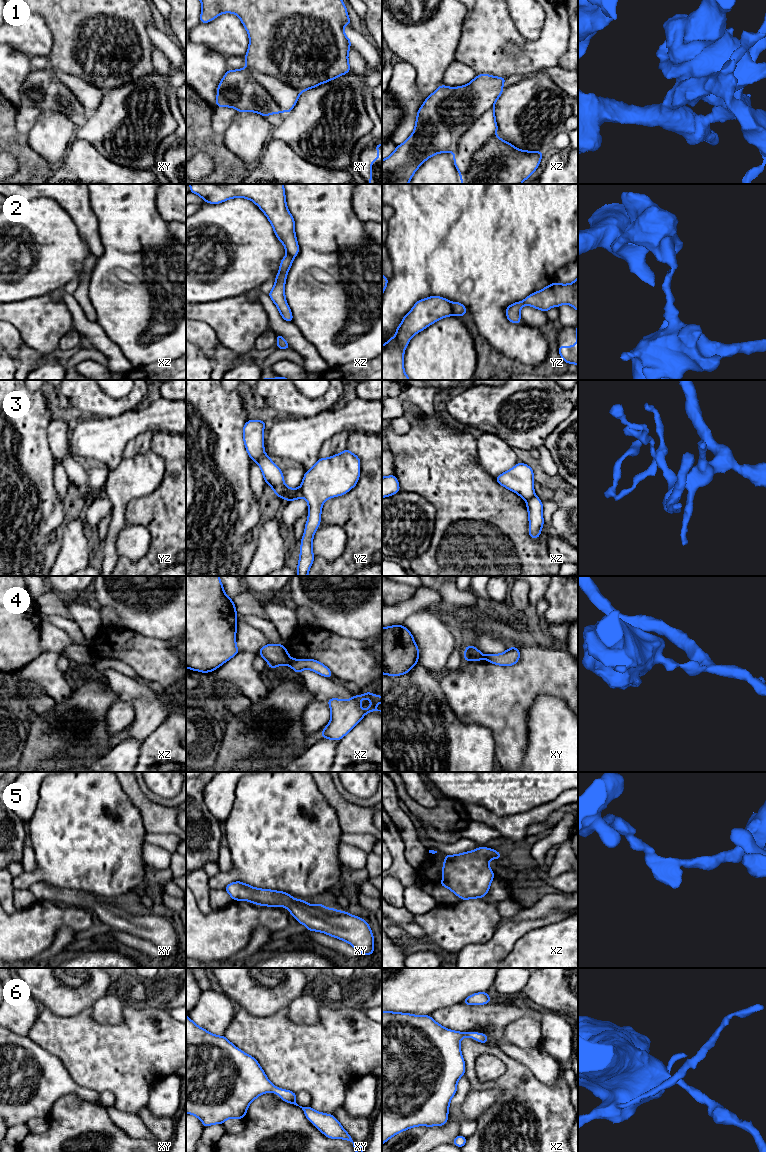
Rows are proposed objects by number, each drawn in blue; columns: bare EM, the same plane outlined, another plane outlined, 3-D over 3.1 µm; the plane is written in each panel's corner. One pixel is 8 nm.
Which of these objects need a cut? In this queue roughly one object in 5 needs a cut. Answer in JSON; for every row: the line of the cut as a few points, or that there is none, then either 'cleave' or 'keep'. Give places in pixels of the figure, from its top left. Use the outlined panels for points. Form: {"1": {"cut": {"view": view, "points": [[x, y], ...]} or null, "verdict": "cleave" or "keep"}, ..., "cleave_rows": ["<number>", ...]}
{"1": {"cut": null, "verdict": "keep"}, "2": {"cut": {"view": "yz", "points": [[451, 306], [454, 314]]}, "verdict": "cleave"}, "3": {"cut": {"view": "yz", "points": [[299, 488], [303, 496]]}, "verdict": "cleave"}, "4": {"cut": {"view": "xz", "points": [[292, 659], [288, 664]]}, "verdict": "cleave"}, "5": {"cut": null, "verdict": "keep"}, "6": {"cut": null, "verdict": "keep"}, "cleave_rows": ["2", "3", "4"]}

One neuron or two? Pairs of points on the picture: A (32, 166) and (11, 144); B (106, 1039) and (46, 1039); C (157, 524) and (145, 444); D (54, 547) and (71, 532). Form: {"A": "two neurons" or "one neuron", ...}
{"A": "one neuron", "B": "one neuron", "C": "two neurons", "D": "two neurons"}

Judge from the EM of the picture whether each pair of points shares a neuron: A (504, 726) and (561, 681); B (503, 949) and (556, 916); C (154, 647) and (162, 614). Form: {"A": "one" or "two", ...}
{"A": "one", "B": "one", "C": "two"}

